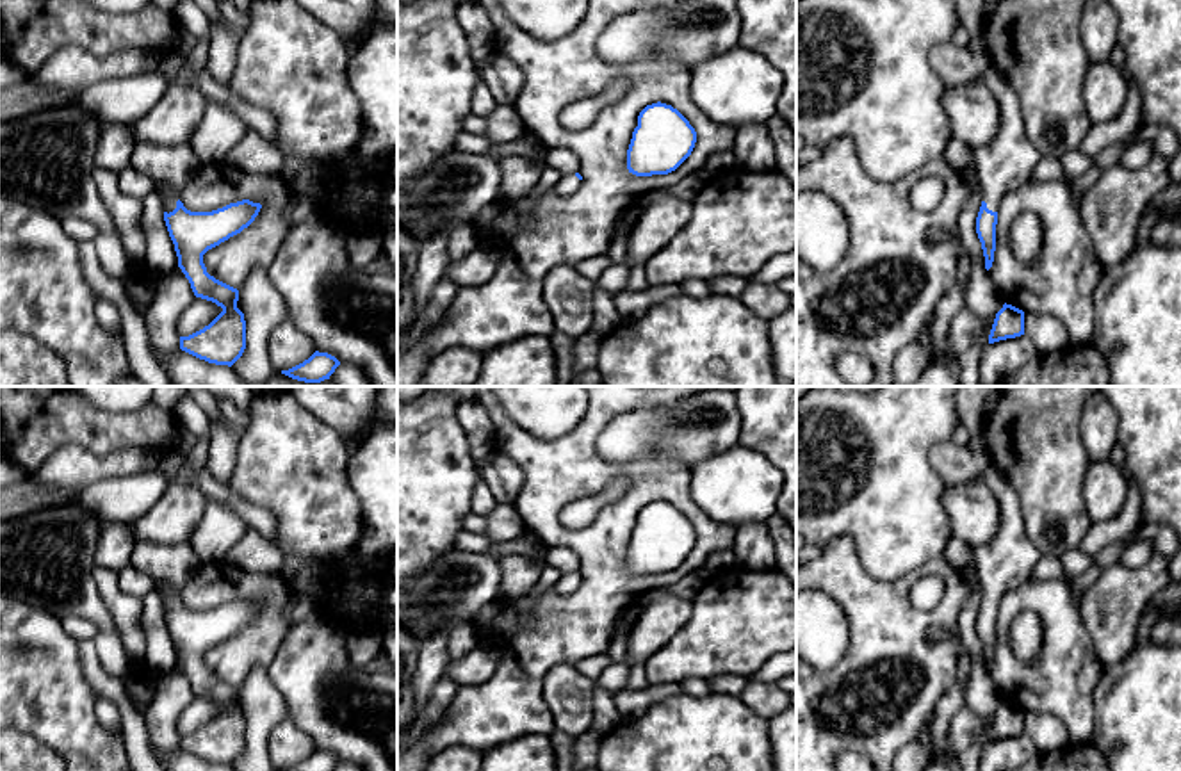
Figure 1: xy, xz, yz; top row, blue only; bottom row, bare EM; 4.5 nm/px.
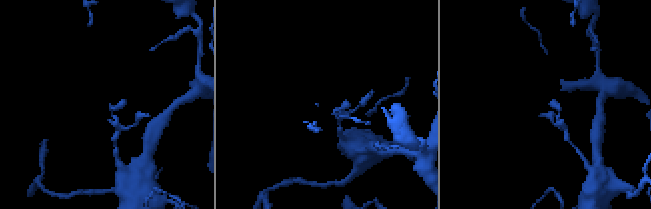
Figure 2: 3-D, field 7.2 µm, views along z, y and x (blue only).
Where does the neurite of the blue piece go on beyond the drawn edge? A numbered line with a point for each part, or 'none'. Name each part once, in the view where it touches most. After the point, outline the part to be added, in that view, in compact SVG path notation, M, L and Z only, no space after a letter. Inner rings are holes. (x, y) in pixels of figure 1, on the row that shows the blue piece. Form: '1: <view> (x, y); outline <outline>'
1: xy (170, 168); outline M135 142L130 157L130 166L155 183L155 192L164 194L164 210L167 214L176 208L182 189L200 164L191 144L160 146Z

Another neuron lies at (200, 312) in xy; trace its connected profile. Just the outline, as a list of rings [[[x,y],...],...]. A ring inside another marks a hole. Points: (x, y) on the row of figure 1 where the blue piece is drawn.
[[[196,297],[178,317],[176,331],[180,337],[189,337],[208,326],[221,312],[216,303]]]

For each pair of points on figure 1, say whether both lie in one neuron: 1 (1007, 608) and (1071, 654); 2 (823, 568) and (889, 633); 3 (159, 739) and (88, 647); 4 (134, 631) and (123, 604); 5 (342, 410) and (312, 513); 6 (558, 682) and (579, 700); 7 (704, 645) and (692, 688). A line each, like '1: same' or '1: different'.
1: same
2: same
3: different
4: same
5: different
6: same
7: different

